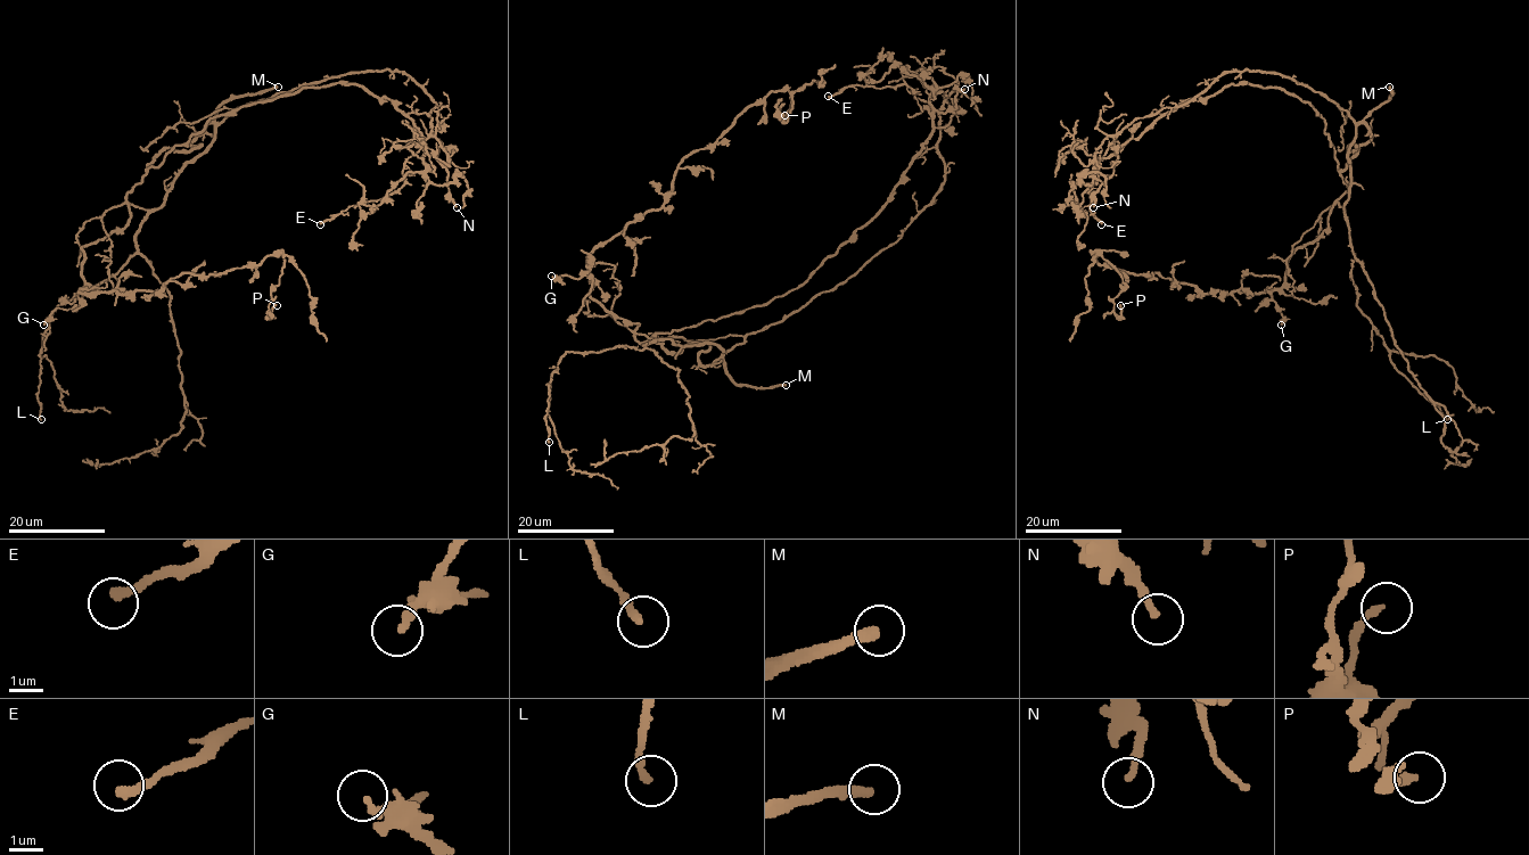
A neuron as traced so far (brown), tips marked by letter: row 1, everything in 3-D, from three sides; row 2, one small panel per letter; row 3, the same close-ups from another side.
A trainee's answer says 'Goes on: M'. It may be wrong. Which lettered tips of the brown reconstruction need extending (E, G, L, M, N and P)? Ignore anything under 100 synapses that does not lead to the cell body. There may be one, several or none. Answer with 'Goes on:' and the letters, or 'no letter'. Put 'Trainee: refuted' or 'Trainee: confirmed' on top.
Trainee: confirmed
Goes on: M

